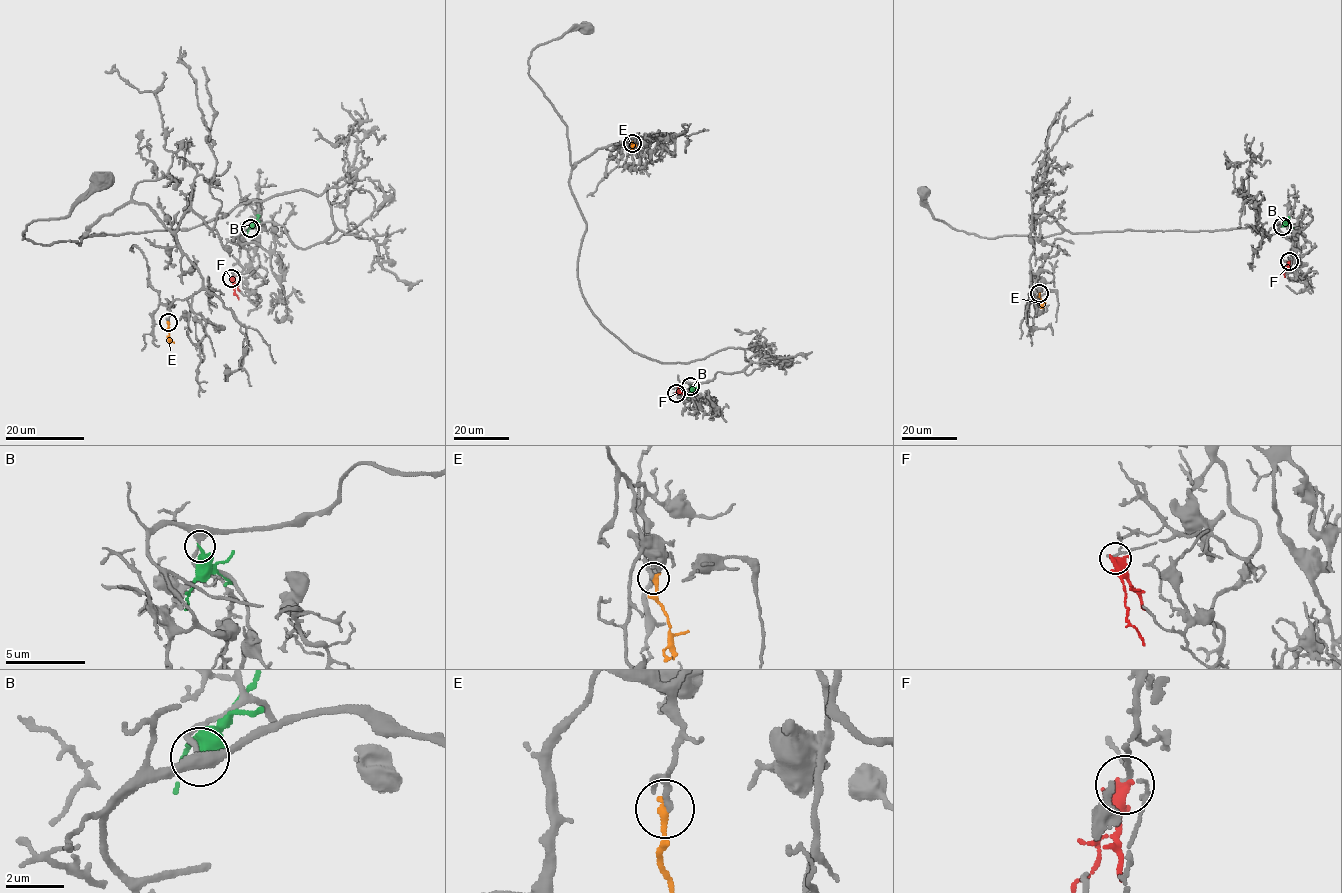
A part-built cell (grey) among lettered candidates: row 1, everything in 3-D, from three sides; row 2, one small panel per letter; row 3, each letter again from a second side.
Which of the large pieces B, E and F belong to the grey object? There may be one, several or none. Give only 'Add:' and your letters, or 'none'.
Add: E

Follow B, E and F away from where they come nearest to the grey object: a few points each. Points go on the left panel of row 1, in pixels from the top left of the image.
B: (250, 228), (257, 214)
E: (168, 322), (169, 338), (174, 343)
F: (232, 278), (238, 299)

